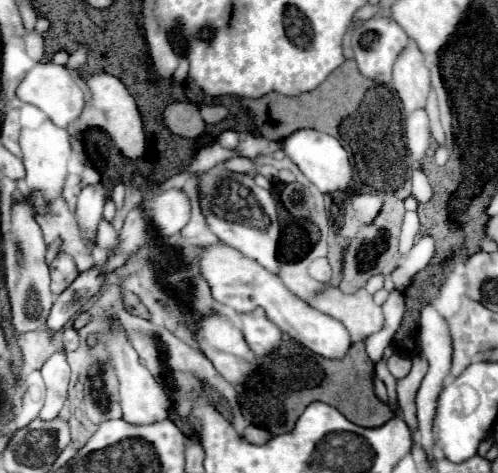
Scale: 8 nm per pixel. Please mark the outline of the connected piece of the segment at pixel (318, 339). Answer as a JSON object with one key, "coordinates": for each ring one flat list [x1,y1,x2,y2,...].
{"coordinates":[[213,244,207,248,201,248,199,260,197,260,201,276,207,280,211,288,211,296,223,304,233,308,241,314,251,314,257,308,263,308,265,316,277,324,277,328,303,344,305,348,313,350,315,354,323,358,339,358,345,356,347,348,351,346,351,340,347,340,347,330,339,320,319,312,305,300,301,300,297,294,293,294,283,280,277,274,271,274,255,260,243,256,239,250,227,246,227,244]]}

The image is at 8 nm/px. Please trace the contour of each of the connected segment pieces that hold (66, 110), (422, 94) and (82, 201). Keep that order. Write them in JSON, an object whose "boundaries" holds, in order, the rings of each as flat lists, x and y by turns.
{"boundaries":[[[39,62,39,64,35,64,27,72,27,76,21,80,21,84,17,86,17,98,37,106,39,110,43,110,49,116,49,120,53,124,61,126,61,128,67,128,71,122,75,122,79,112,83,110,83,104,85,104,83,90,71,78,67,68,59,66,59,64,53,64,53,62]],[[411,40,409,46,399,54,393,66,393,90,399,94,403,104,403,114,411,114,413,110,425,108,431,80,429,70,421,62,421,50]],[[99,182,95,186,85,186,77,200,77,224,81,228,81,234,89,240,93,240,93,232,97,230,99,220,103,218,103,204,107,200,107,188]]]}

